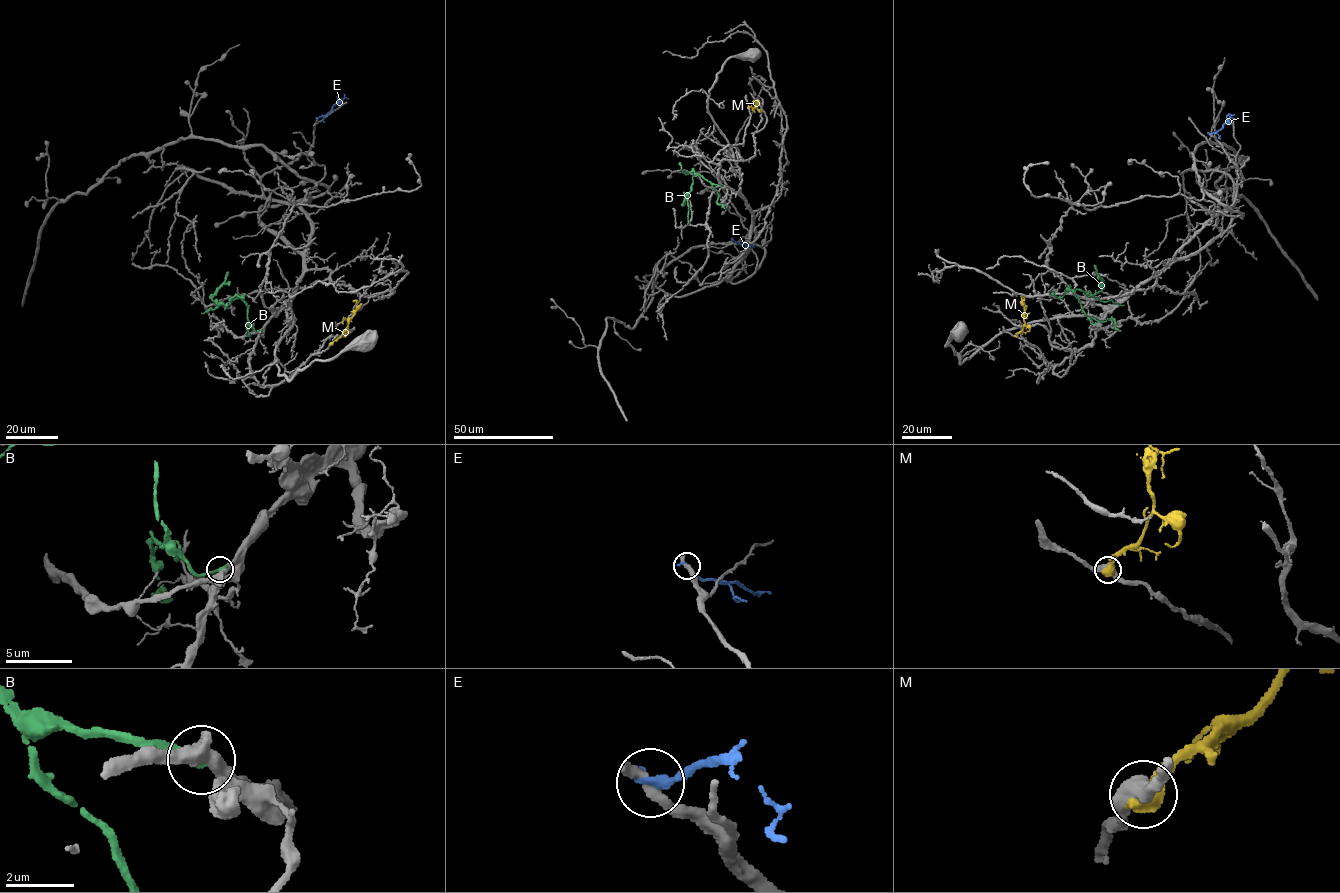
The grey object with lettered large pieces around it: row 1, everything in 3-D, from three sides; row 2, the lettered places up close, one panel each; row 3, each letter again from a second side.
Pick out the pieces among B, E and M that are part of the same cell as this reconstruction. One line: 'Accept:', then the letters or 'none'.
Accept: none

